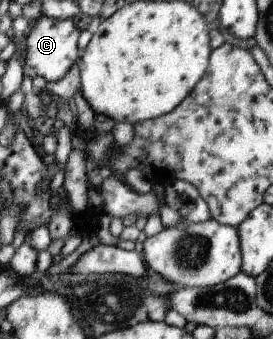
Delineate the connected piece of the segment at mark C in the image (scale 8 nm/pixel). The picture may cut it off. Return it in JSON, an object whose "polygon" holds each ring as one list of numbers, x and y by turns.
{"polygon":[[39,16,30,20,25,36,25,60,23,62,23,75,33,79,41,76,46,82,60,80,75,63,78,64,77,39,80,31,73,26,71,19,53,20,47,16]]}

